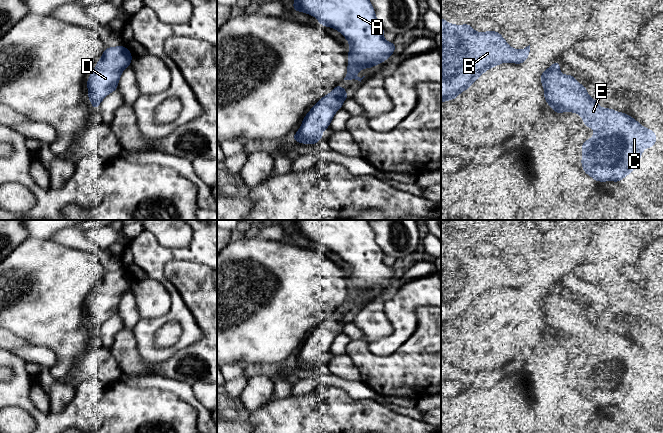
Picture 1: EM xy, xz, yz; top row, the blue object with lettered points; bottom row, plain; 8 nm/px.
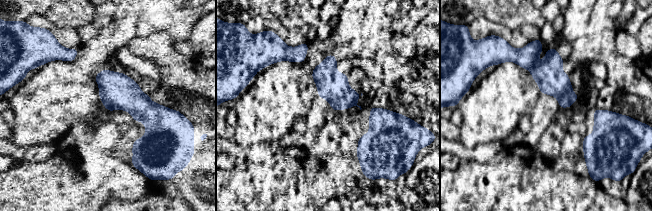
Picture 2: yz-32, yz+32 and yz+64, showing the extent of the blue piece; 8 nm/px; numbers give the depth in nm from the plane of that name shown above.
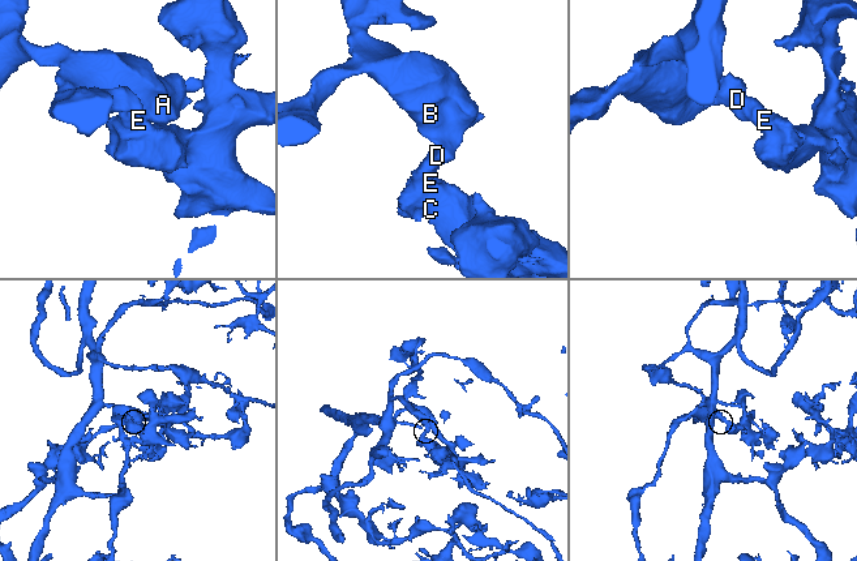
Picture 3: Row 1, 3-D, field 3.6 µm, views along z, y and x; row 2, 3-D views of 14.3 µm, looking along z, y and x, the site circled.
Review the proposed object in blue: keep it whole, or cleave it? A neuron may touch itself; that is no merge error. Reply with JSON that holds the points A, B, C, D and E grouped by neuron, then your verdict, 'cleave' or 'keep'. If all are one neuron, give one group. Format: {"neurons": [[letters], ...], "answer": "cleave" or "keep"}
{"neurons": [["A", "B", "C", "D", "E"]], "answer": "keep"}

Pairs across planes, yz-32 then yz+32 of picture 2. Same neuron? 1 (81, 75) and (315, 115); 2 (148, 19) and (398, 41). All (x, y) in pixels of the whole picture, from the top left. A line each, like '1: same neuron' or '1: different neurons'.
1: different neurons
2: different neurons

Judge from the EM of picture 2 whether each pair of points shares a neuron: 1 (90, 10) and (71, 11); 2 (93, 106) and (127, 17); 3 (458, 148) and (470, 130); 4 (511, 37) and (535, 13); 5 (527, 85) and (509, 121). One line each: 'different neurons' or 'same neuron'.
1: same neuron
2: same neuron
3: different neurons
4: different neurons
5: same neuron

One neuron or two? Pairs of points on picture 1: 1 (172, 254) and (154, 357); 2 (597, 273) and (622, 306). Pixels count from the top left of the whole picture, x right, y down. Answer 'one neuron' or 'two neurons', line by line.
1: one neuron
2: one neuron

